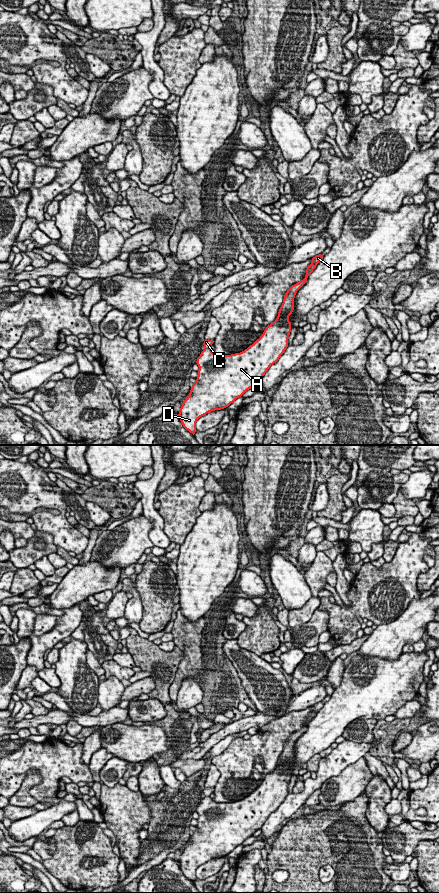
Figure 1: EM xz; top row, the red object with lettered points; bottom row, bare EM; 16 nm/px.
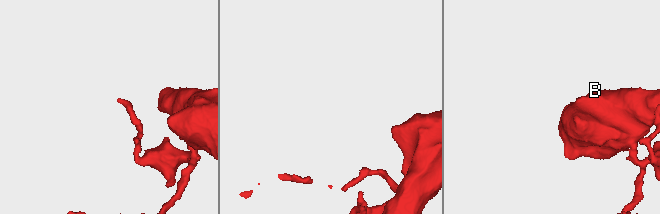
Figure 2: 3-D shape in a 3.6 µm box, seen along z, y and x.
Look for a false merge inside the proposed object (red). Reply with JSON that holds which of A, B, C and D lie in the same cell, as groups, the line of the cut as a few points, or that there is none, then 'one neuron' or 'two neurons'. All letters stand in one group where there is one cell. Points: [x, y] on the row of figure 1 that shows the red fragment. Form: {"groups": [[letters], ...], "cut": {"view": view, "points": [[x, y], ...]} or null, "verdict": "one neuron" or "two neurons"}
{"groups": [["A", "B", "D"], ["C"]], "cut": {"view": "xz", "points": [[205, 347], [209, 348]]}, "verdict": "two neurons"}

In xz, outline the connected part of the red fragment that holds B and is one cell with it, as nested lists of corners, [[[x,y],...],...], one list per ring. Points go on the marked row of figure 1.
[[[323,254],[311,258],[312,263],[306,268],[305,278],[293,284],[285,293],[276,320],[268,325],[263,334],[252,345],[240,353],[215,355],[210,348],[205,348],[196,360],[199,366],[196,382],[192,384],[190,395],[182,402],[178,417],[183,427],[193,435],[197,431],[196,421],[215,410],[222,410],[241,397],[247,390],[260,381],[271,365],[276,363],[288,345],[291,322],[288,317],[294,311],[294,298],[297,291],[307,282],[308,276],[323,259]]]

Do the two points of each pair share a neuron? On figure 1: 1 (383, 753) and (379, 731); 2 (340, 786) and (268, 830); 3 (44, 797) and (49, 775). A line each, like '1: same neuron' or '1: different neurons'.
1: same neuron
2: different neurons
3: same neuron

